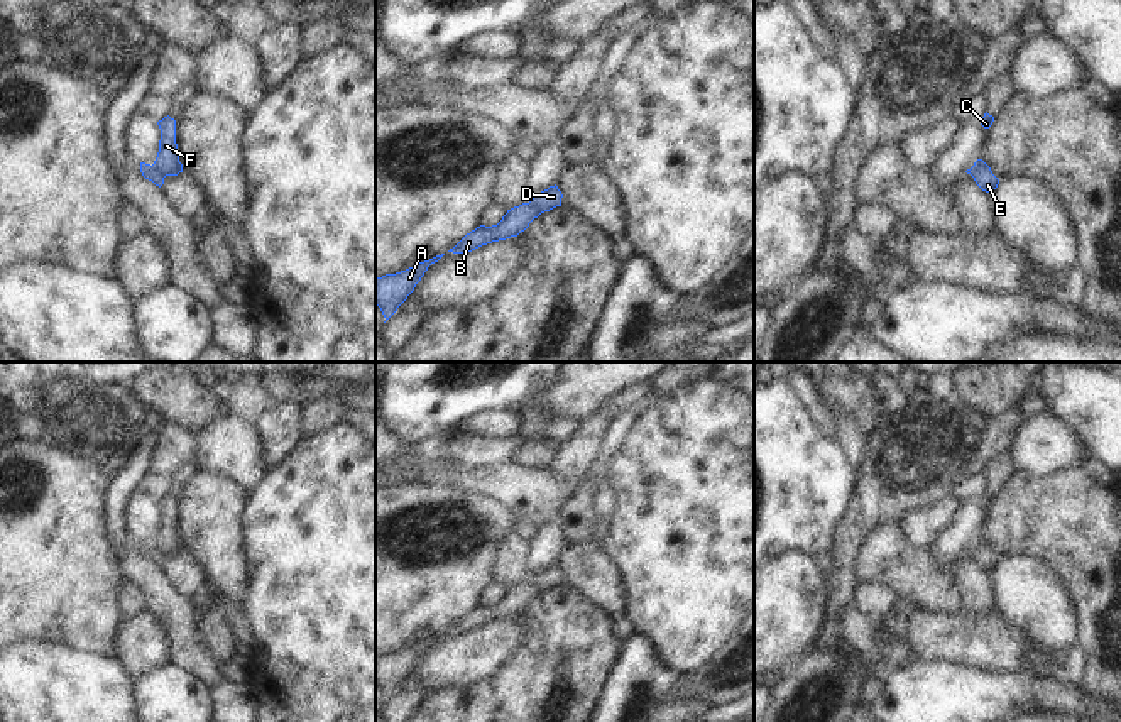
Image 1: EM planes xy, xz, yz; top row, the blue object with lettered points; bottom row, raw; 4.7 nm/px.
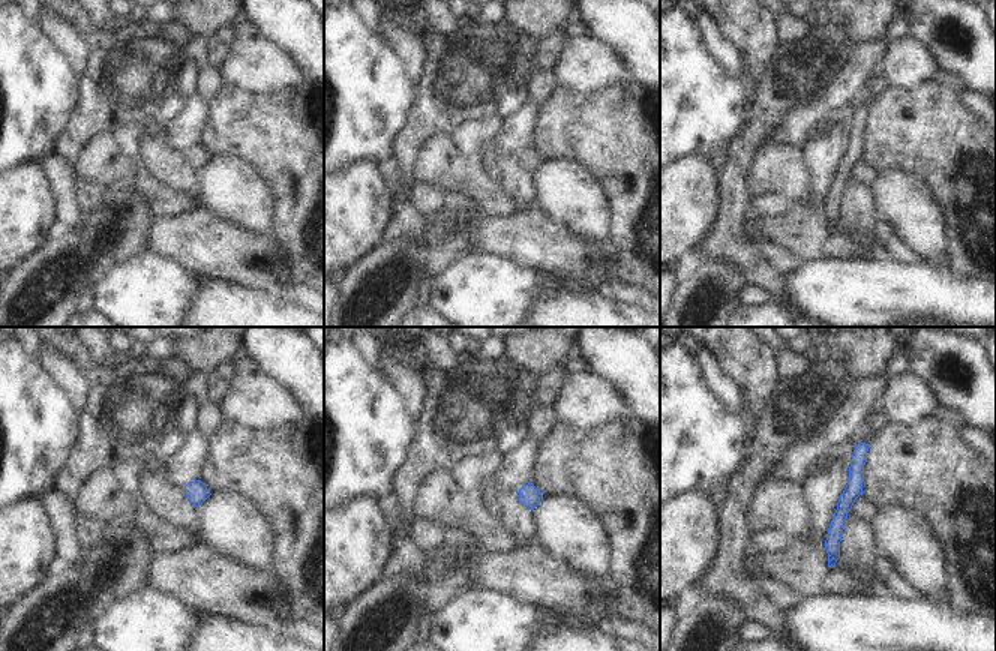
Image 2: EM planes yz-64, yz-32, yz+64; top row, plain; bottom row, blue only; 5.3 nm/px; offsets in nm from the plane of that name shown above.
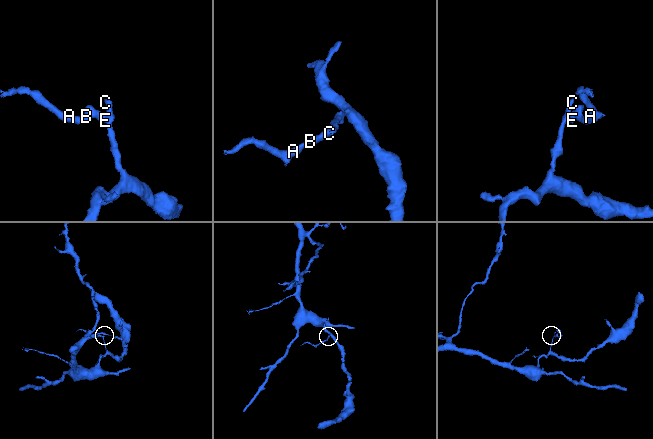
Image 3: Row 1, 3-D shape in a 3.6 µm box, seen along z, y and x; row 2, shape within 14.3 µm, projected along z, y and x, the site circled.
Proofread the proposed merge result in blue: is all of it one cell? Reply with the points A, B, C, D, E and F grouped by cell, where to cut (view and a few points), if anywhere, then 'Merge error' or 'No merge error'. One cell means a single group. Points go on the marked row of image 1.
Groups: A B E / C D F. Split along xy (153, 164), (163, 178). Merge error

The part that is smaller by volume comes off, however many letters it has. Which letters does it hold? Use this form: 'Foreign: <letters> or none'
Foreign: A, B, E

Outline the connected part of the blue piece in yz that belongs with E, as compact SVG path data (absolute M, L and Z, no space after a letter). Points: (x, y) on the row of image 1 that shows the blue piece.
M982 162L972 172L972 178L974 178L976 184L986 193L994 191L999 184L999 179L992 174L991 167L986 162Z

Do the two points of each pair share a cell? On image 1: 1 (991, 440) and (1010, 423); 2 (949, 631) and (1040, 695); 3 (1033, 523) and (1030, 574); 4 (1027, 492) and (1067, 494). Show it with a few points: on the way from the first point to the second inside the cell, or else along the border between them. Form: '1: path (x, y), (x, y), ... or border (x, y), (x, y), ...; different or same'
1: path (996, 435), (1005, 428); same
2: border (966, 665), (986, 670), (1030, 672), (1044, 677); different
3: border (1000, 558), (1033, 555), (1062, 580); different
4: path (1037, 494), (1057, 494); same

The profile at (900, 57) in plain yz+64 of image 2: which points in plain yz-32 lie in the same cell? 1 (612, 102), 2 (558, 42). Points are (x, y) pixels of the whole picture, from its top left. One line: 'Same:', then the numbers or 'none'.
Same: none

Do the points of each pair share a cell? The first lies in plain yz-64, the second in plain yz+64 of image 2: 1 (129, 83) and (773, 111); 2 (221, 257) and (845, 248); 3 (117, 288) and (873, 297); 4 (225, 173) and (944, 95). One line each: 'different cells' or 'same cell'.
1: same cell
2: same cell
3: same cell
4: different cells

